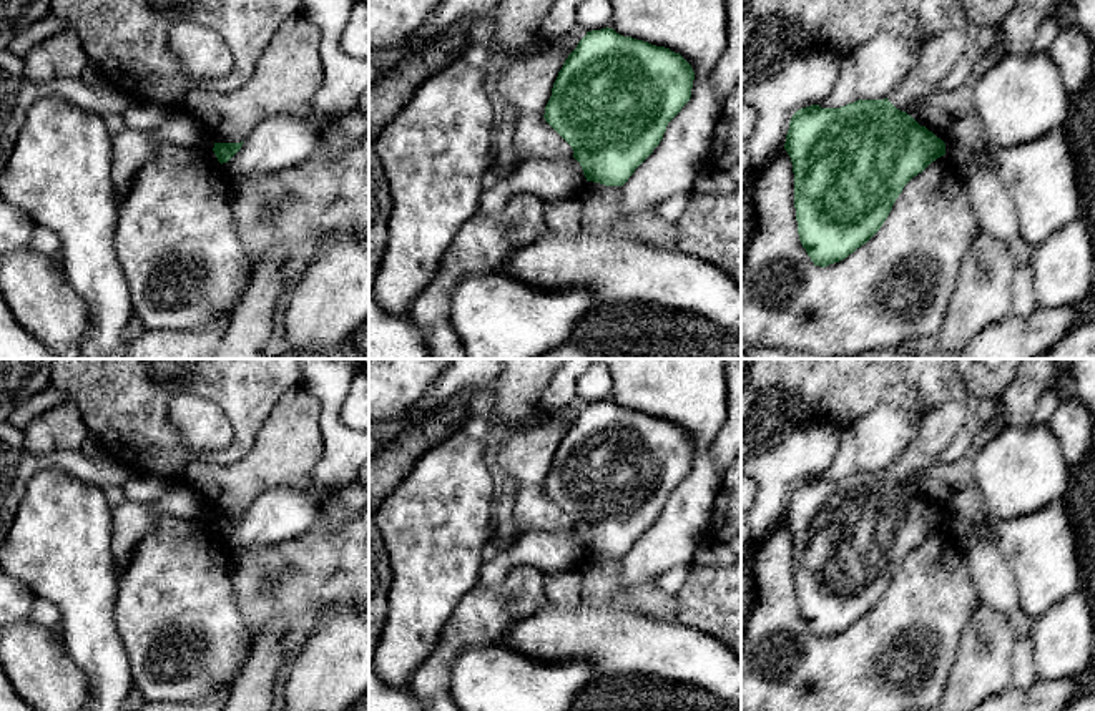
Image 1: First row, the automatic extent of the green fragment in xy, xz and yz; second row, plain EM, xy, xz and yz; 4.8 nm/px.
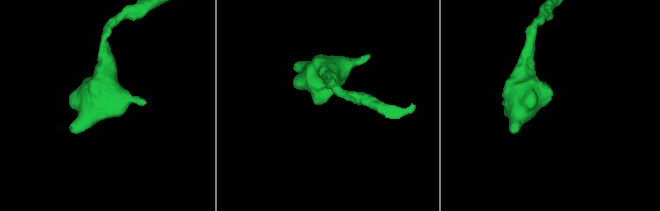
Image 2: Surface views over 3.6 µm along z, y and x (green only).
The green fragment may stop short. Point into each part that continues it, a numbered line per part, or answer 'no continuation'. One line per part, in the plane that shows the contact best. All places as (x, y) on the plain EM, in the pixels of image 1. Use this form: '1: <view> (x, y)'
no continuation

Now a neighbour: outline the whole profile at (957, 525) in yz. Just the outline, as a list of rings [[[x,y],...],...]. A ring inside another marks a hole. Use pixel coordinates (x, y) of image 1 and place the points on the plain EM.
[[[957,513],[945,515],[945,528],[960,538],[995,537],[995,520],[972,520]]]

